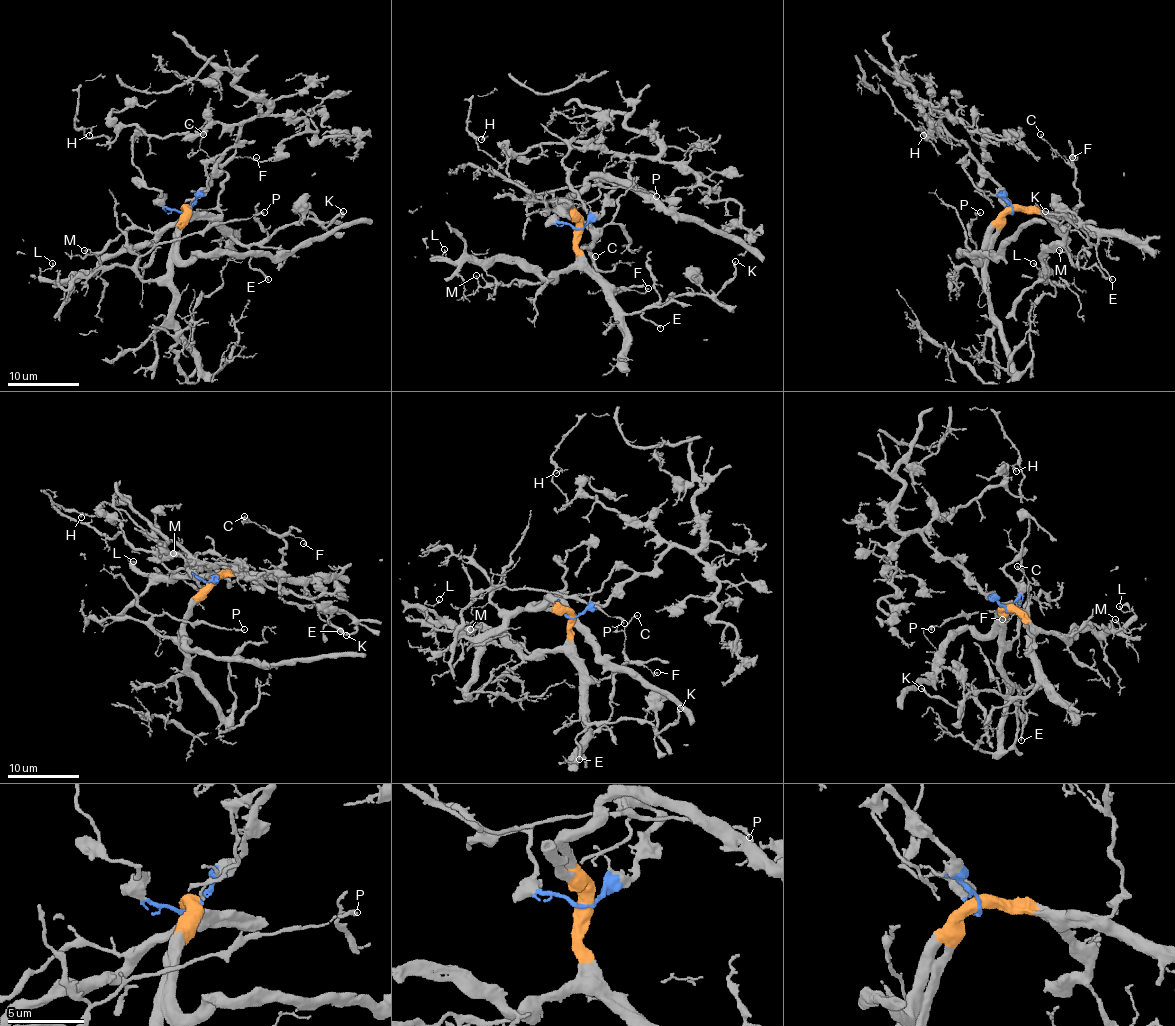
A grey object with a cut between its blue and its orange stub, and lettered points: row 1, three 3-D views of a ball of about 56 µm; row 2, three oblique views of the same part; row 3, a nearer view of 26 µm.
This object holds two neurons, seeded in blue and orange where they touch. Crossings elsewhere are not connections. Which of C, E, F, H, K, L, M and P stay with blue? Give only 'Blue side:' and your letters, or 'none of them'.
Blue side: H

